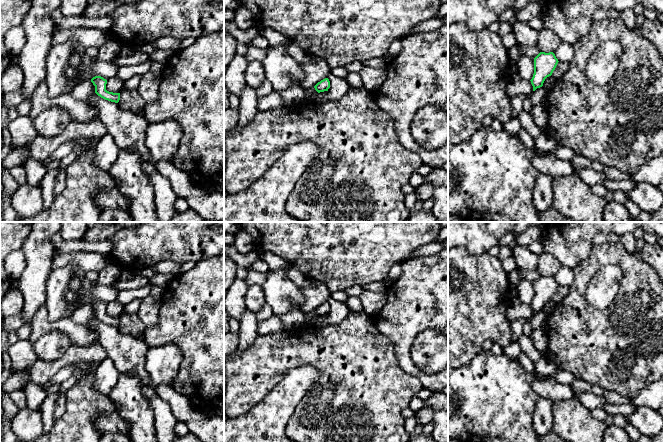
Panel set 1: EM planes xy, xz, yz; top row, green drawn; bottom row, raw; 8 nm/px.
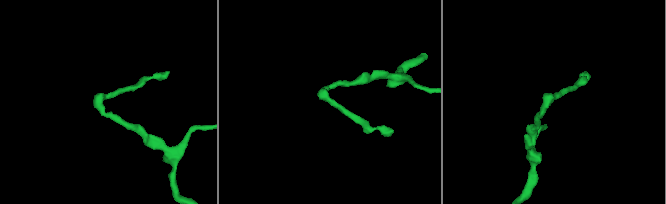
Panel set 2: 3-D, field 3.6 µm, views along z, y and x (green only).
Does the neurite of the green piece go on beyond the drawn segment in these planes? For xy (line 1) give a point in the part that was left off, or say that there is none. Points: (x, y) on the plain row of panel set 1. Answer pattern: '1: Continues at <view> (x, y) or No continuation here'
1: No continuation here

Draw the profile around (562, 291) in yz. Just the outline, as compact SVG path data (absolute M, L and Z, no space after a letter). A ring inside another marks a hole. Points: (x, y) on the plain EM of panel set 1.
M559 285L552 299L555 301L555 303L559 303L563 298L565 298L569 294L569 291L569 286Z

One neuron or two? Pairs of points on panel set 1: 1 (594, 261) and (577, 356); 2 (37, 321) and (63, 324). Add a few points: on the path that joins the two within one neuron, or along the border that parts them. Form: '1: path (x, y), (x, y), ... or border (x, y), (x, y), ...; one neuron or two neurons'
1: path (579, 285), (579, 308), (582, 314), (580, 332); one neuron
2: path (43, 326), (57, 326); one neuron

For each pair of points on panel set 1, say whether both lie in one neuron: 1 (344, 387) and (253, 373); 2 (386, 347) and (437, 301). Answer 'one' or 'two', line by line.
1: one
2: two

